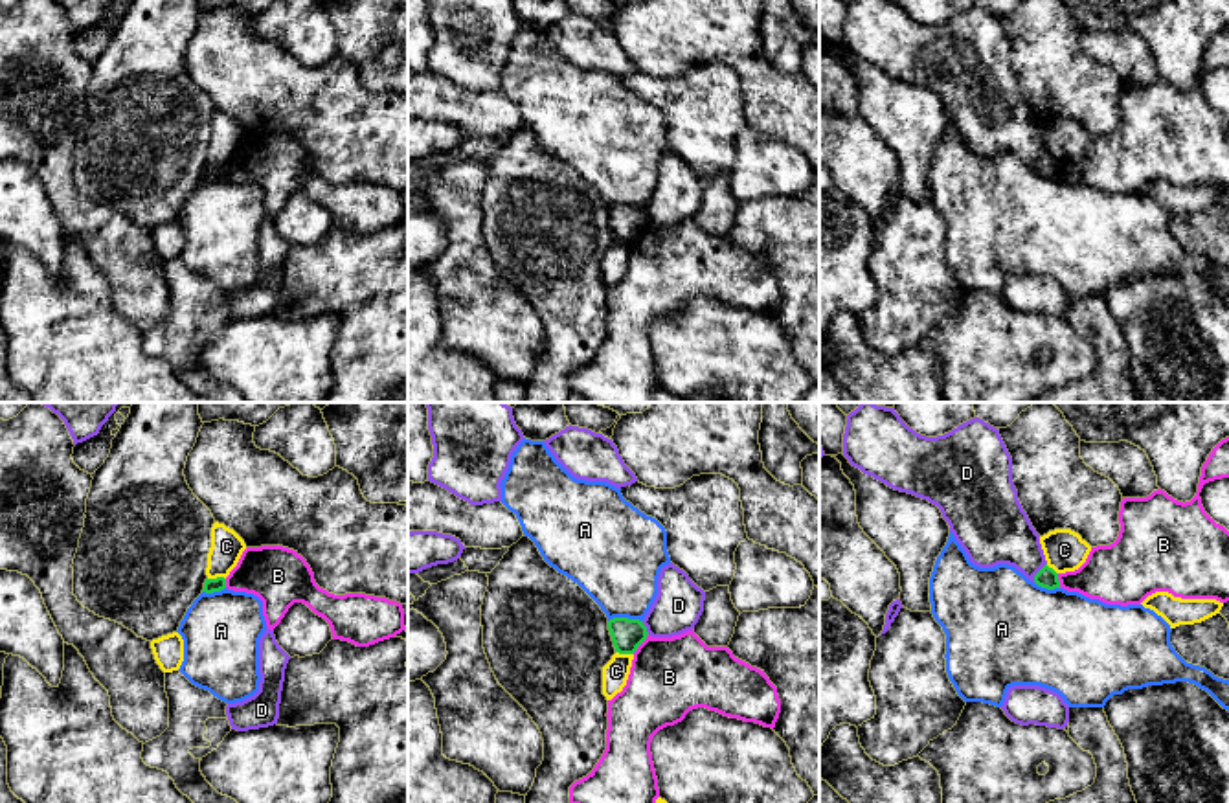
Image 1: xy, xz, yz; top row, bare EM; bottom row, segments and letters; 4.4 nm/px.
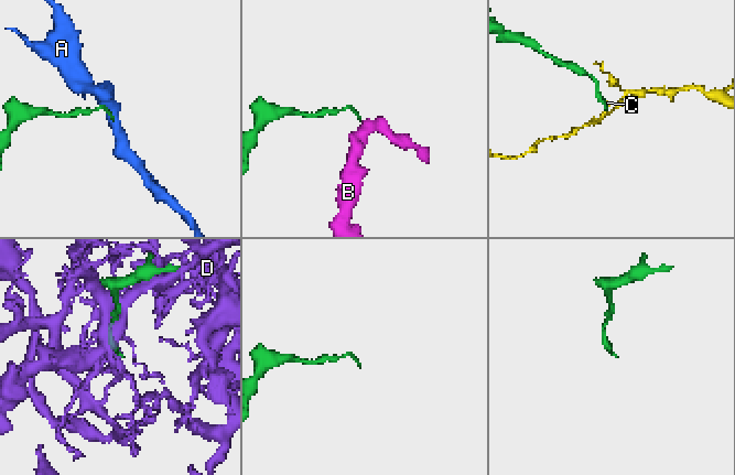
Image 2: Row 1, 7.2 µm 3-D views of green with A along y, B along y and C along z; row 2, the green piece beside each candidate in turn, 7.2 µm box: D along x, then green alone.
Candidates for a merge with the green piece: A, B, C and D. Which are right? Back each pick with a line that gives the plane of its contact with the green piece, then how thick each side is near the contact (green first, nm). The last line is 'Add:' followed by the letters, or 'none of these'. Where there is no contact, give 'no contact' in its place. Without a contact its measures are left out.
Add: none of these

